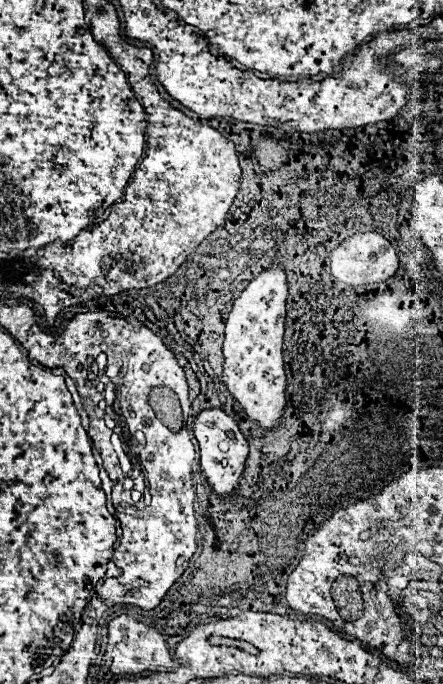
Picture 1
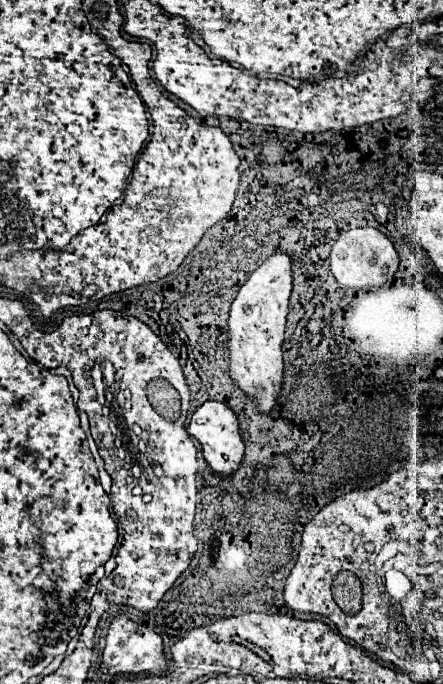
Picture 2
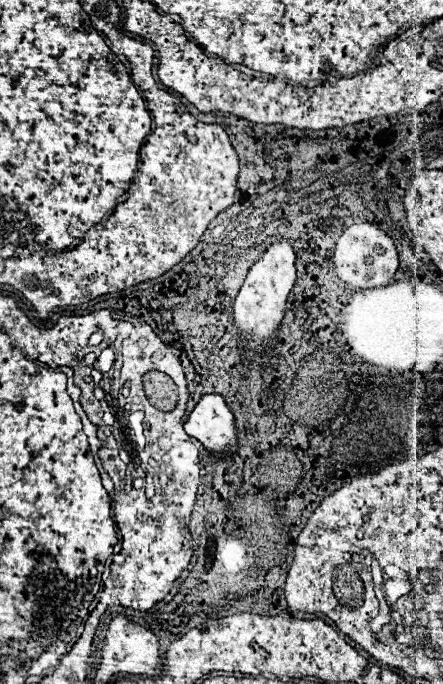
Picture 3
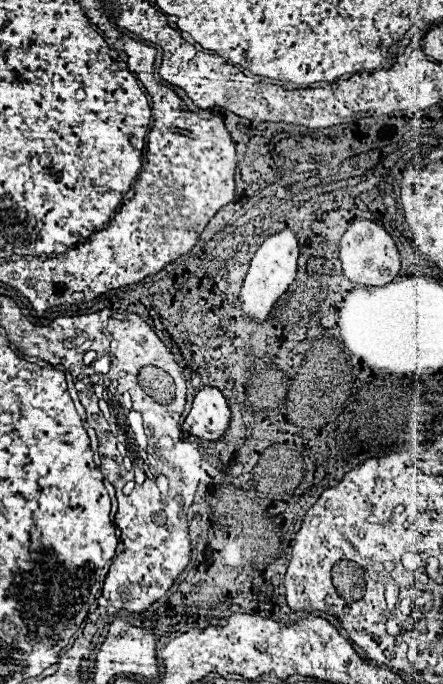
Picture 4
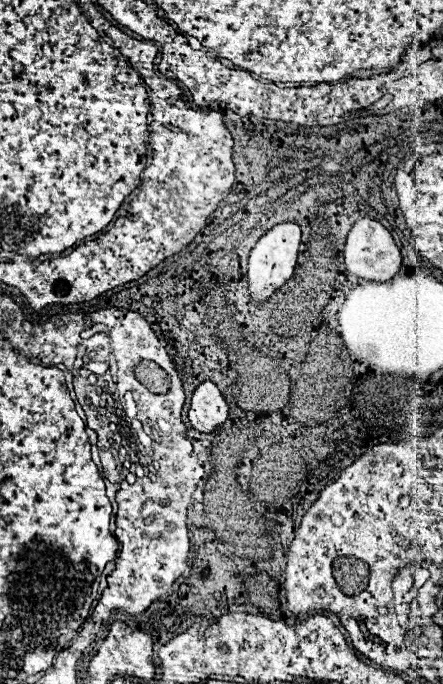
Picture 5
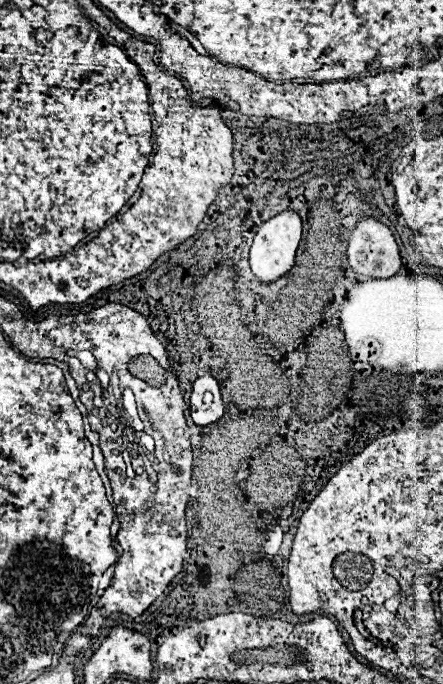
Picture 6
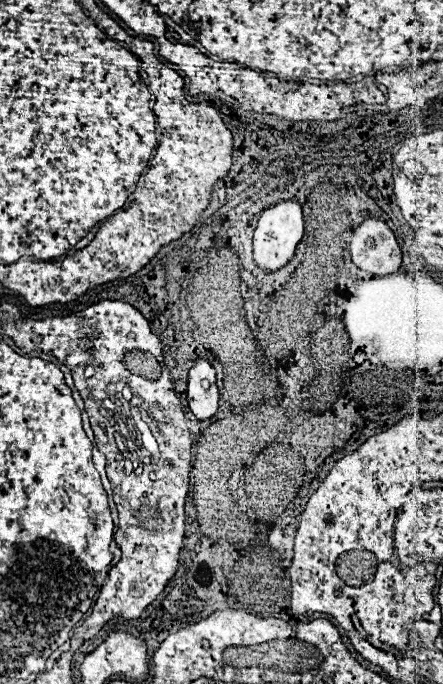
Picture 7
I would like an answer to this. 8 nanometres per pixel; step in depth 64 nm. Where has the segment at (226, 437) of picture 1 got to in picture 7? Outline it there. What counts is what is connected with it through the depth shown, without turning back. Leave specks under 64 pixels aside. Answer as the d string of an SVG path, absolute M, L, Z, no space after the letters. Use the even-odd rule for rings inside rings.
M206 358L194 362L188 370L186 400L198 420L208 420L218 412L218 388L214 368Z

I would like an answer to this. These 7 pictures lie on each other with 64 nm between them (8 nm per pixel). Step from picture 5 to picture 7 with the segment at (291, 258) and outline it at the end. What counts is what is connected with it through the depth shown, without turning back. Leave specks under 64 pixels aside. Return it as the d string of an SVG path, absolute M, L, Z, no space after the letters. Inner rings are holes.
M280 200L268 206L256 224L254 230L254 260L264 272L274 272L288 264L294 256L294 250L304 234L304 220L302 220L302 206L298 200Z

